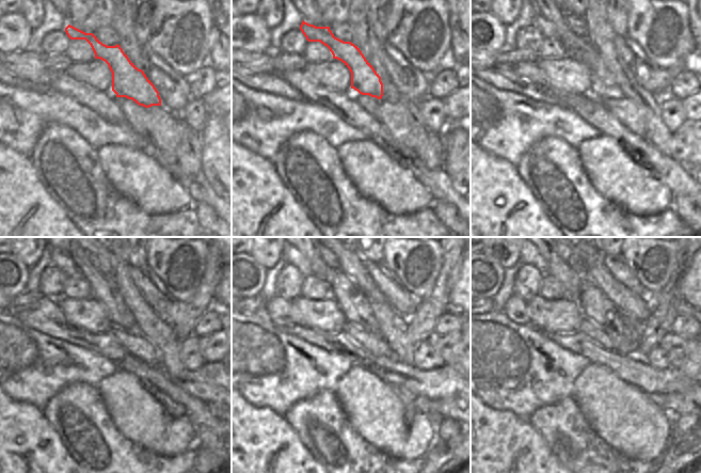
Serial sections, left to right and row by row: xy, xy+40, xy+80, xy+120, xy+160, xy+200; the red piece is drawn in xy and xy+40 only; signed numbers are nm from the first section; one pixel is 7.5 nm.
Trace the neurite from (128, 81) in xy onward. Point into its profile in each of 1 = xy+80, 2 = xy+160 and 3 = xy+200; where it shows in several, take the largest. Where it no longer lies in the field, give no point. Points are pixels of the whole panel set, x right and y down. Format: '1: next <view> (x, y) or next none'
1: next xy+80 (588, 54)
2: next xy+160 (296, 258)
3: next xy+200 (535, 258)

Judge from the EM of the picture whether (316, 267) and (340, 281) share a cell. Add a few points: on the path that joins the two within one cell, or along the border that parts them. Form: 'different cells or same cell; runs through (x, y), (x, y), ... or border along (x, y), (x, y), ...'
different cells; border along (329, 267), (324, 279)

